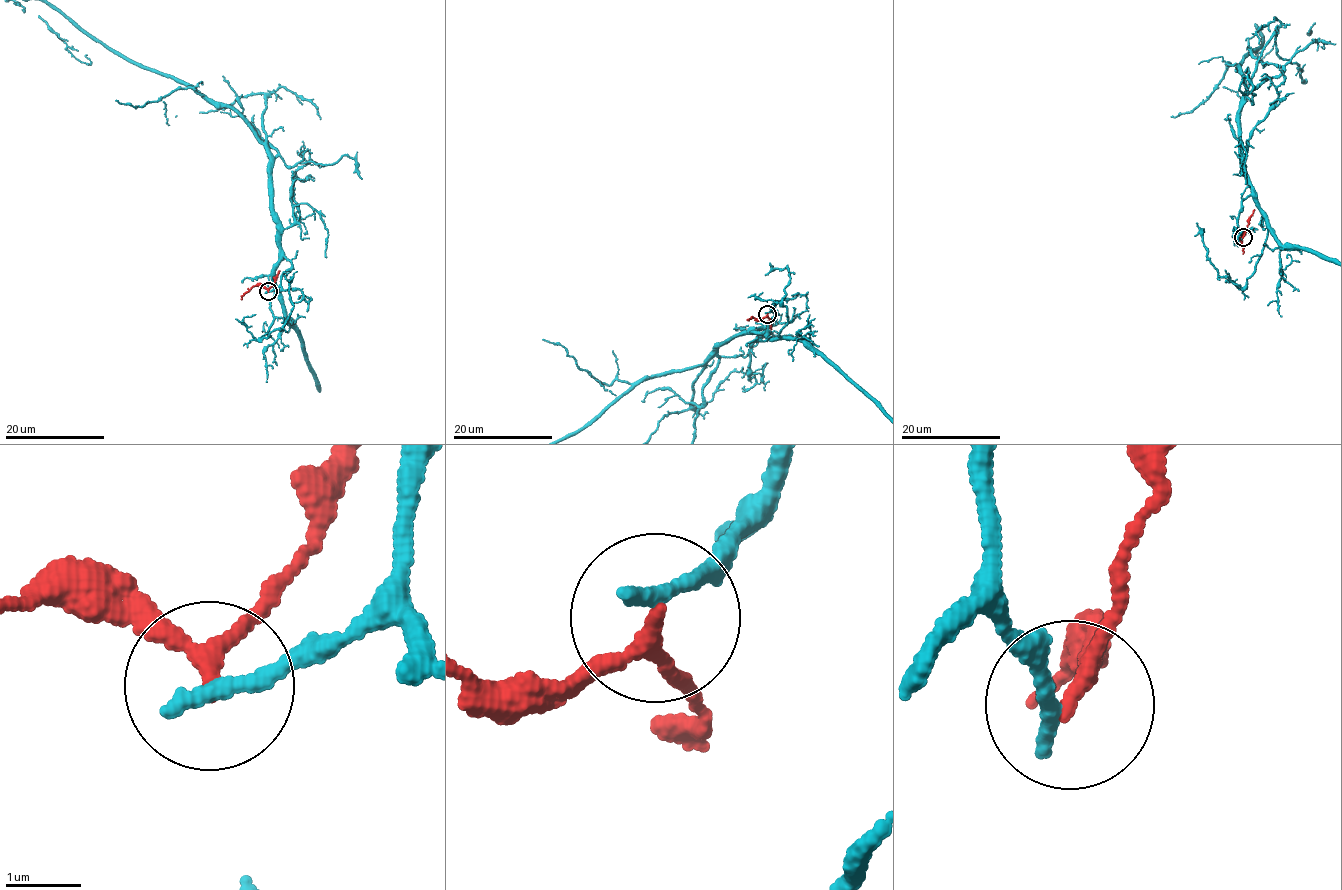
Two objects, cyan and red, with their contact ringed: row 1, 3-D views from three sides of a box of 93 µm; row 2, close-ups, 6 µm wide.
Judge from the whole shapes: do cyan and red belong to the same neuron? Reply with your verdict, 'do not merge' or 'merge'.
do not merge

